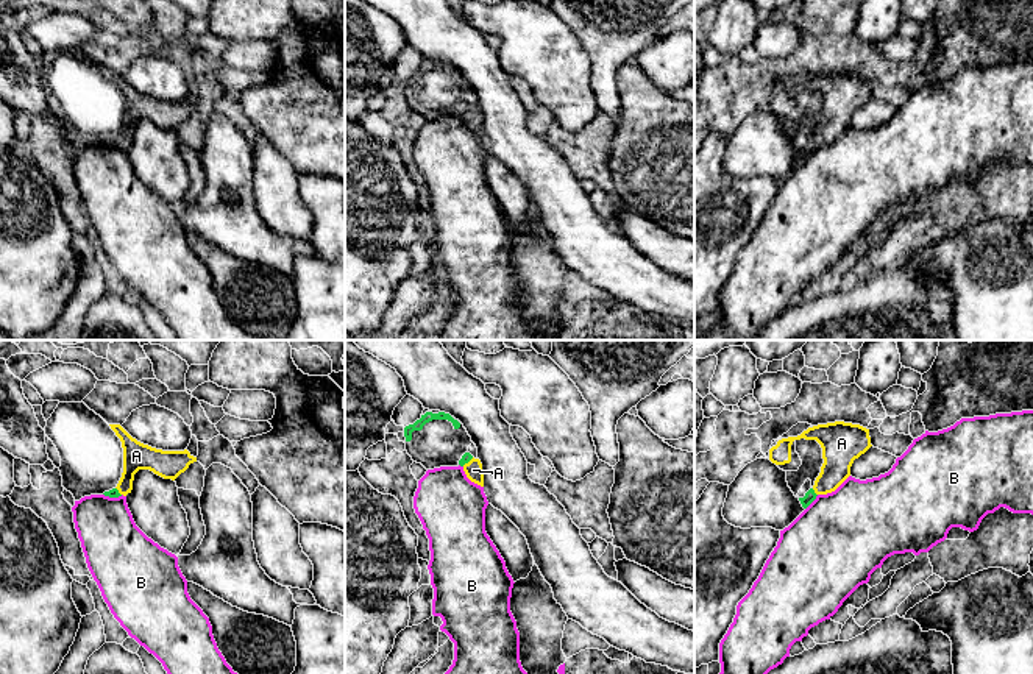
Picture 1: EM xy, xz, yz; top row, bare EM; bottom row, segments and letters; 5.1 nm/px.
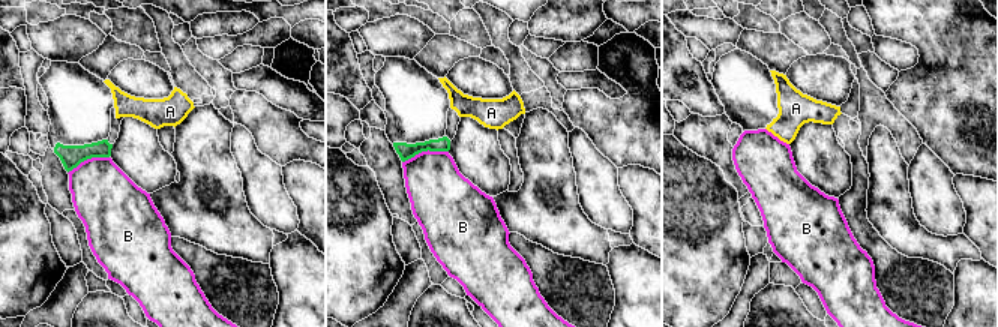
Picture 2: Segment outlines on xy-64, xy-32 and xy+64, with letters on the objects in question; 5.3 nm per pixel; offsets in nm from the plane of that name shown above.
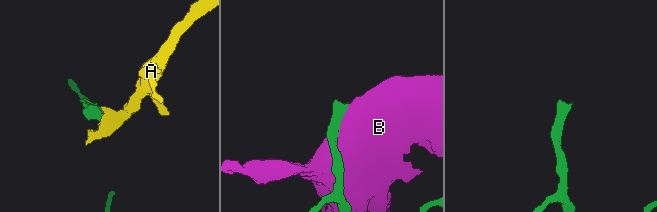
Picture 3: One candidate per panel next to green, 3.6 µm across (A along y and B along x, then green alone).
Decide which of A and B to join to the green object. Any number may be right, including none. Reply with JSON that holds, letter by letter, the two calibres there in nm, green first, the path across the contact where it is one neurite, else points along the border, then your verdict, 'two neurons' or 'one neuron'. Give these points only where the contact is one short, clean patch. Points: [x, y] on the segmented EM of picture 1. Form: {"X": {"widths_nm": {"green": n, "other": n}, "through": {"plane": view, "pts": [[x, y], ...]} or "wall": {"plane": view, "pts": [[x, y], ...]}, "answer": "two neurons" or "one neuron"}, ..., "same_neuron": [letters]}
{"A": {"widths_nm": {"green": 60, "other": 180}, "through": {"plane": "yz", "pts": [[810, 495], [813, 492], [837, 468], [838, 451]]}, "answer": "one neuron"}, "B": {"widths_nm": {"green": 60, "other": 480}, "answer": "two neurons"}, "same_neuron": ["A"]}

